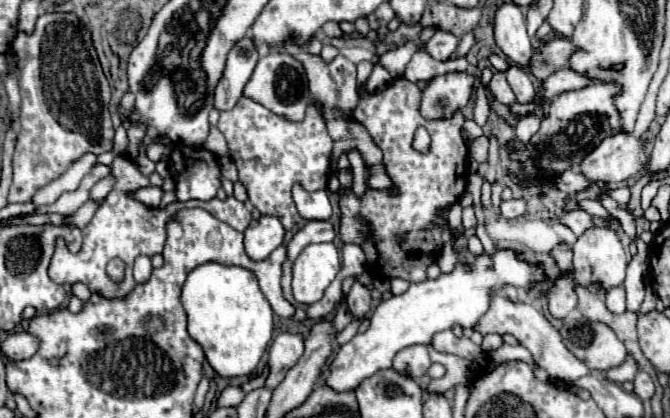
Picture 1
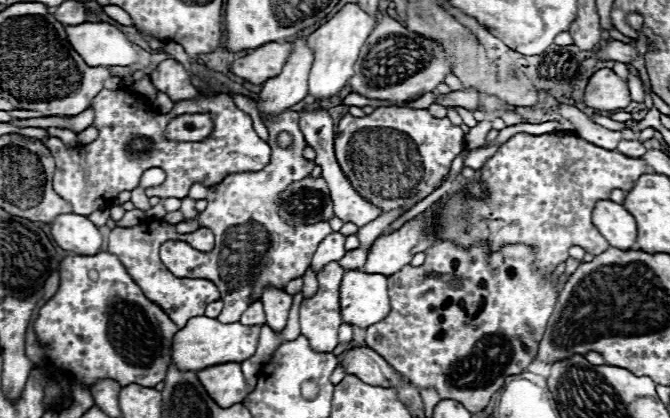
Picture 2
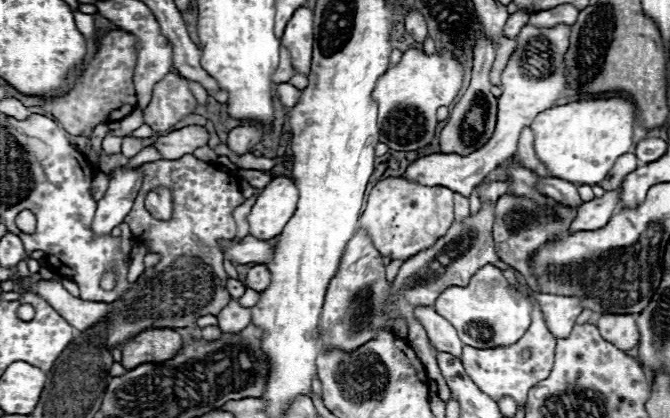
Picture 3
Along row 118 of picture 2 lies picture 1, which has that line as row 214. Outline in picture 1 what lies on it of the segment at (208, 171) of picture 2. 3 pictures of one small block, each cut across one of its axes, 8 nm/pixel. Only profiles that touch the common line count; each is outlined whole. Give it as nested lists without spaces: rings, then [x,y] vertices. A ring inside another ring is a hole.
[[[126,154],[116,156],[114,162],[110,164],[110,170],[112,170],[112,176],[114,176],[116,184],[108,192],[108,196],[104,198],[104,202],[98,206],[92,222],[82,230],[82,236],[84,236],[82,250],[78,253],[71,253],[63,239],[57,240],[55,252],[48,268],[48,276],[56,284],[76,284],[76,282],[82,282],[82,284],[88,286],[90,292],[100,294],[104,298],[126,298],[128,292],[134,290],[134,280],[132,280],[134,258],[136,256],[150,256],[152,258],[154,254],[162,252],[164,242],[166,242],[164,226],[166,226],[166,222],[170,220],[170,216],[176,210],[180,210],[180,208],[194,208],[194,206],[204,208],[212,216],[216,216],[218,220],[230,224],[238,232],[244,232],[248,228],[250,220],[252,220],[246,204],[236,200],[234,196],[228,196],[226,200],[218,200],[218,198],[212,198],[208,202],[188,200],[188,202],[168,204],[166,208],[150,208],[150,206],[146,206],[146,204],[142,204],[142,202],[138,202],[138,200],[134,200],[130,196],[132,190],[150,186],[148,176],[144,176],[138,170],[138,164],[130,156],[126,156]],[[112,258],[120,258],[120,260],[126,262],[126,278],[120,284],[114,284],[106,276],[106,262],[110,262]]]

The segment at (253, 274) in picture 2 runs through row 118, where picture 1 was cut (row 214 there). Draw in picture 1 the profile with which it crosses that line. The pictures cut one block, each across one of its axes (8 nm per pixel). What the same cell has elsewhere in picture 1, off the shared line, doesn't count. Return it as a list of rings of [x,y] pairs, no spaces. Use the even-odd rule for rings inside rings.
[[[240,98],[232,110],[220,112],[218,130],[226,136],[230,158],[248,192],[248,202],[262,214],[280,218],[282,226],[292,230],[300,222],[300,214],[292,200],[292,186],[300,184],[308,192],[324,190],[328,186],[332,138],[326,132],[320,112],[314,106],[308,106],[306,118],[300,124],[292,124],[282,116],[272,116],[272,112],[260,108],[260,104]]]

